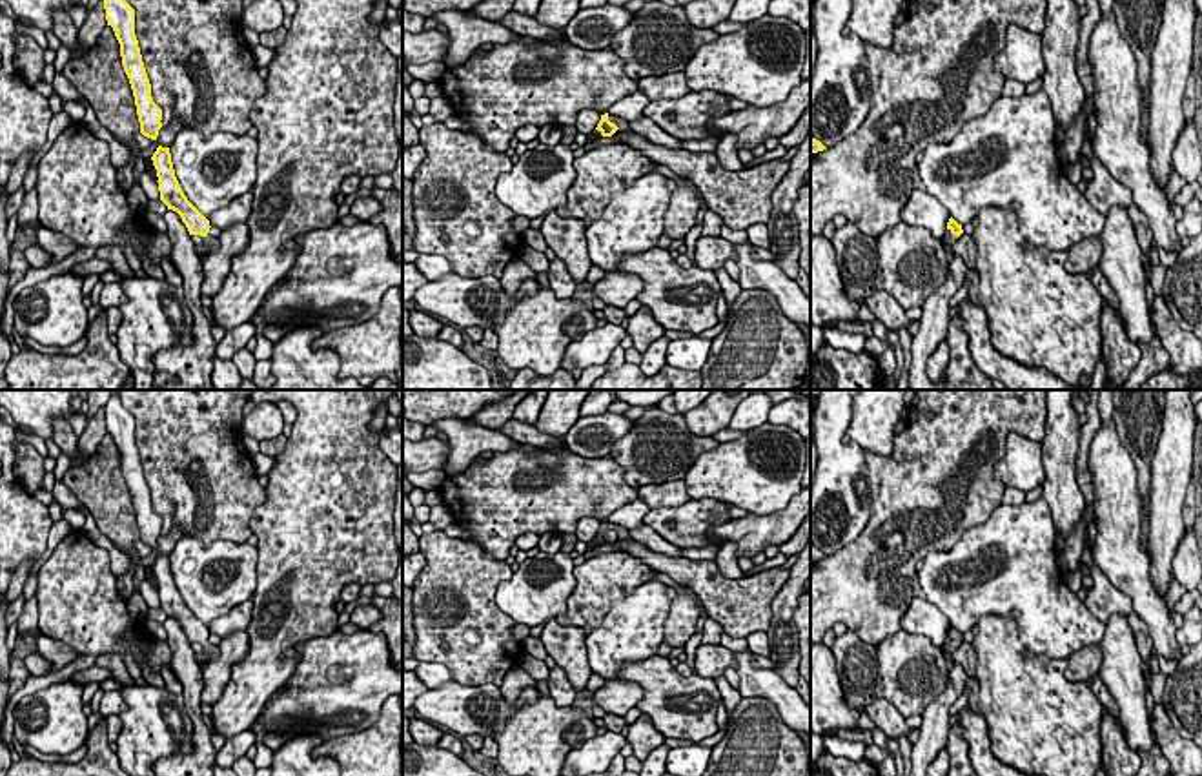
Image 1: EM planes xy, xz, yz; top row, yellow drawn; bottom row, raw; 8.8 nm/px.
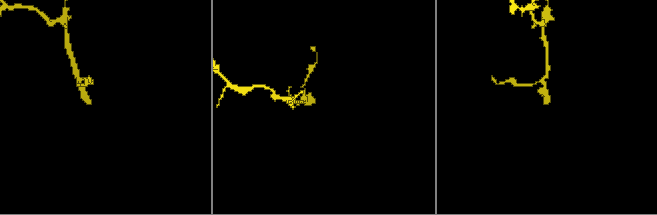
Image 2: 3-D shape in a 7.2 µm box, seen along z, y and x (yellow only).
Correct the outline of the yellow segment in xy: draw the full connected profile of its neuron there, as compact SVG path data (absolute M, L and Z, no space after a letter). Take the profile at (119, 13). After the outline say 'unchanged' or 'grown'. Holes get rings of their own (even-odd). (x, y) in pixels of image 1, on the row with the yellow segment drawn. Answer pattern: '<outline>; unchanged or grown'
M104 0L104 9L107 26L113 27L120 44L122 66L133 89L140 133L157 140L162 128L162 109L151 97L151 84L135 35L135 9L126 0Z; unchanged

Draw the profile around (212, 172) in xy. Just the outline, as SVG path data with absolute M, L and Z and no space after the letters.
M184 128L169 146L175 177L188 200L206 217L228 206L239 195L251 191L257 180L257 138L250 135L215 133L204 137Z

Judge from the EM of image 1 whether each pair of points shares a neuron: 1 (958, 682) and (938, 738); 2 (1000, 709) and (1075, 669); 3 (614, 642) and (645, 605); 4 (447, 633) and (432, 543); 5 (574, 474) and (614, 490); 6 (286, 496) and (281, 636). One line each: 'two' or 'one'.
1: one
2: two
3: one
4: one
5: one
6: one

